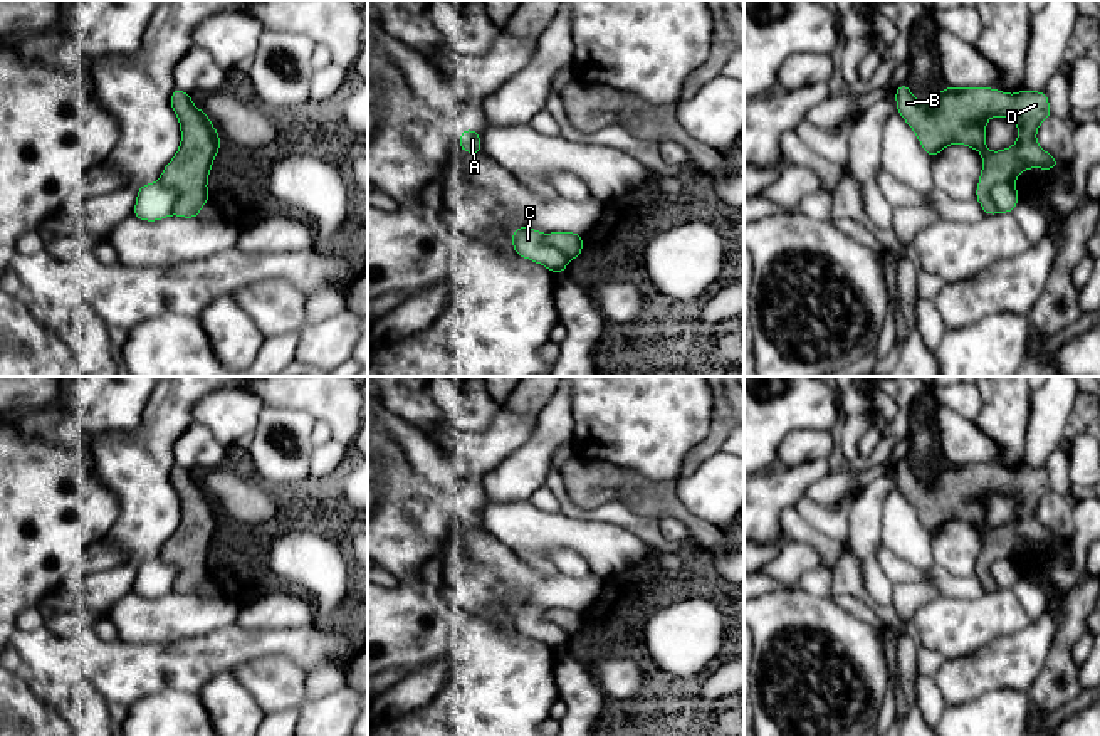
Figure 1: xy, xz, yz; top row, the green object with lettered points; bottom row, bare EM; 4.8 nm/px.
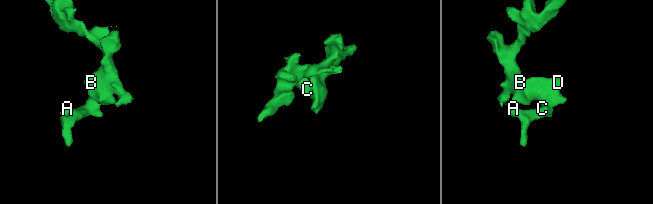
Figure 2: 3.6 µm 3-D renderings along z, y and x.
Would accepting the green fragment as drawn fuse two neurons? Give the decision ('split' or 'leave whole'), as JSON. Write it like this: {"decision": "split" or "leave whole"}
{"decision": "split"}

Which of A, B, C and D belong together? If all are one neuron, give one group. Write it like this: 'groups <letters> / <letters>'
groups A C / B D

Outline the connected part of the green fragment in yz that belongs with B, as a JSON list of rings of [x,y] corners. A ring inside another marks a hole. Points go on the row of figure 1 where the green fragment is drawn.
[[[902,82],[895,91],[898,114],[914,129],[929,156],[937,156],[947,145],[966,145],[982,156],[976,200],[984,215],[999,213],[991,192],[1003,181],[1014,180],[1028,168],[1046,171],[1060,161],[1036,143],[1038,126],[1051,116],[1045,91],[1023,89],[1008,94],[993,87],[944,87],[934,99],[920,103]],[[1001,116],[1018,123],[1018,143],[999,151],[986,148],[986,123]]]

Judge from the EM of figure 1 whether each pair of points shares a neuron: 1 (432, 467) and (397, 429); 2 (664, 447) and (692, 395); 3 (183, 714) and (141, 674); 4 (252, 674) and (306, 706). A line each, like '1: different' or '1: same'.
1: same
2: same
3: different
4: same

